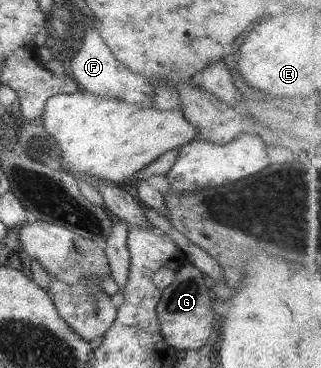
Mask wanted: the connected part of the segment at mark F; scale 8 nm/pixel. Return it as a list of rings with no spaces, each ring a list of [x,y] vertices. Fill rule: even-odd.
[[[85,21],[84,40],[78,52],[70,59],[70,76],[83,89],[94,96],[104,98],[115,98],[138,108],[153,108],[153,88],[151,81],[132,73],[128,68],[122,66],[104,44],[101,36]]]

